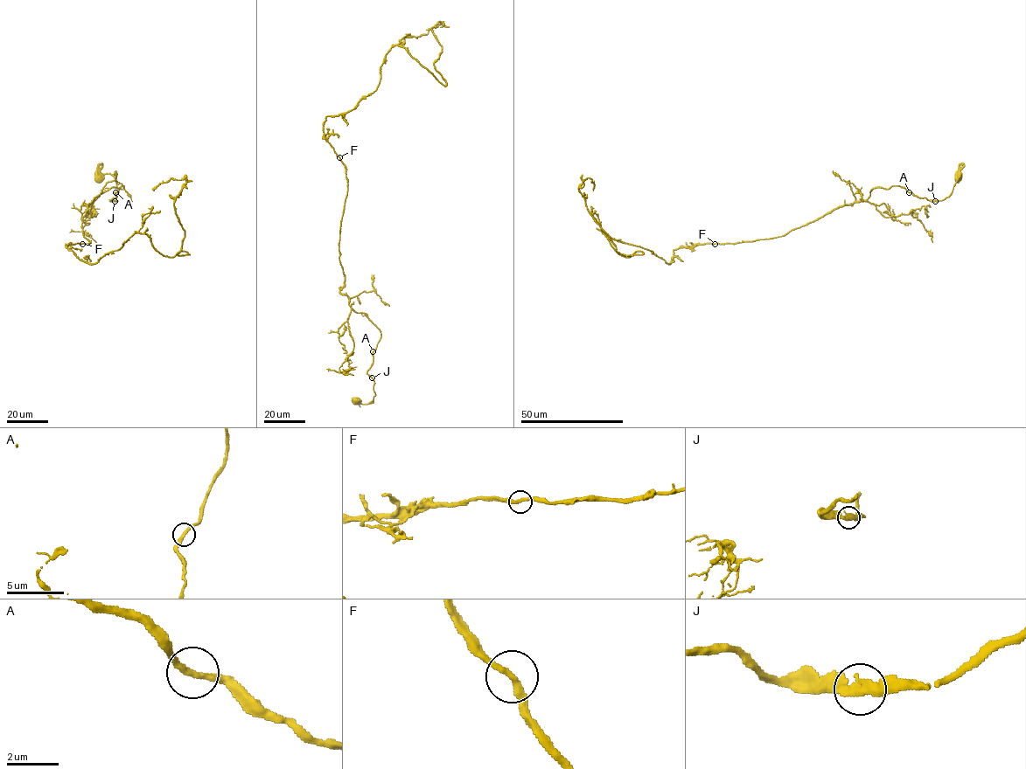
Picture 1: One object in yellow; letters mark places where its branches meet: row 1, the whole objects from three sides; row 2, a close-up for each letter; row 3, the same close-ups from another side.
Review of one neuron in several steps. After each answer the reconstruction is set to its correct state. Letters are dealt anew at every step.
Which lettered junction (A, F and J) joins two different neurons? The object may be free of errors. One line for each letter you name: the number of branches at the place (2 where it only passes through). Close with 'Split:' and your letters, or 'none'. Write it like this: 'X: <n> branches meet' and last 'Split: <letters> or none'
Split: none

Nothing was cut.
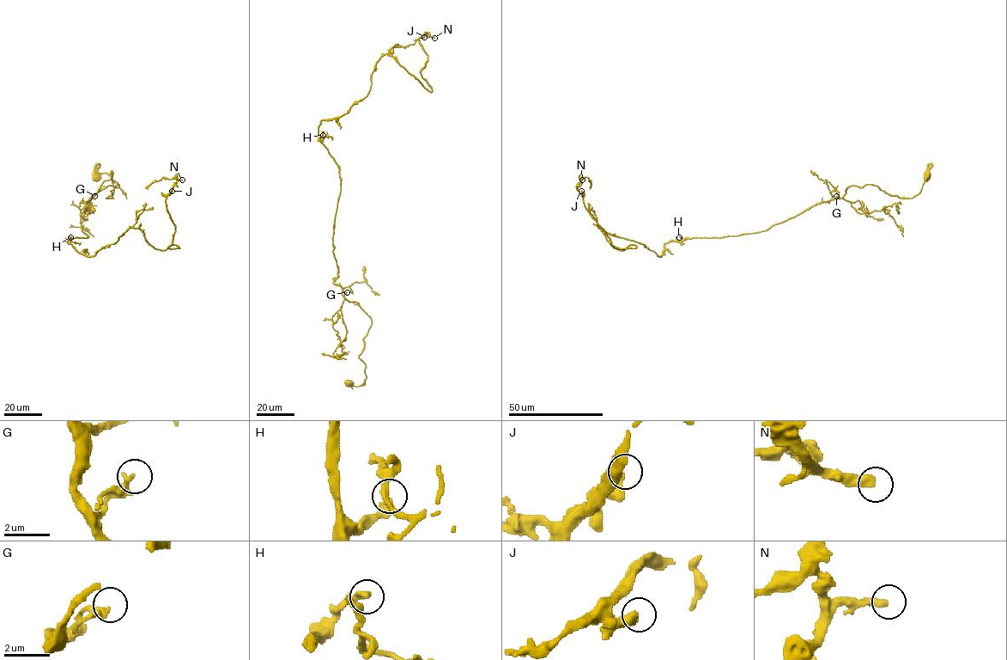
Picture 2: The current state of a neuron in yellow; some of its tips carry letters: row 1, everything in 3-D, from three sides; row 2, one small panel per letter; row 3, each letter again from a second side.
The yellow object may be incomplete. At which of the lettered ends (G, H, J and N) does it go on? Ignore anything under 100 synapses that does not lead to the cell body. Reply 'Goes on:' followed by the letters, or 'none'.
Goes on: N

